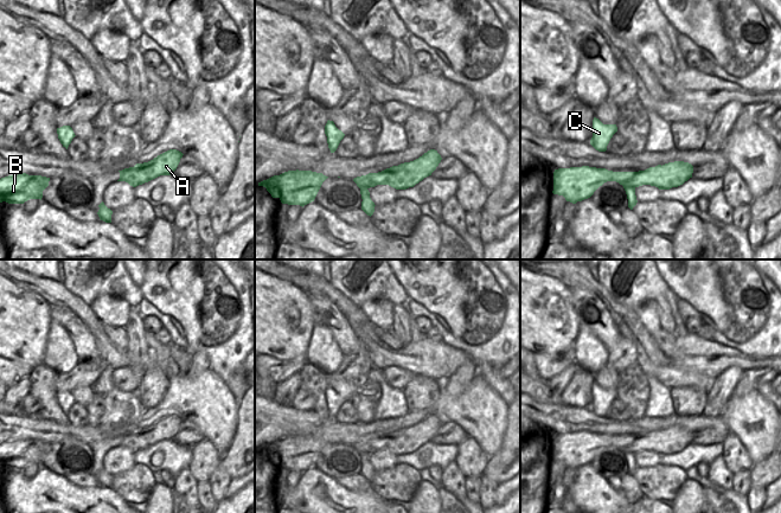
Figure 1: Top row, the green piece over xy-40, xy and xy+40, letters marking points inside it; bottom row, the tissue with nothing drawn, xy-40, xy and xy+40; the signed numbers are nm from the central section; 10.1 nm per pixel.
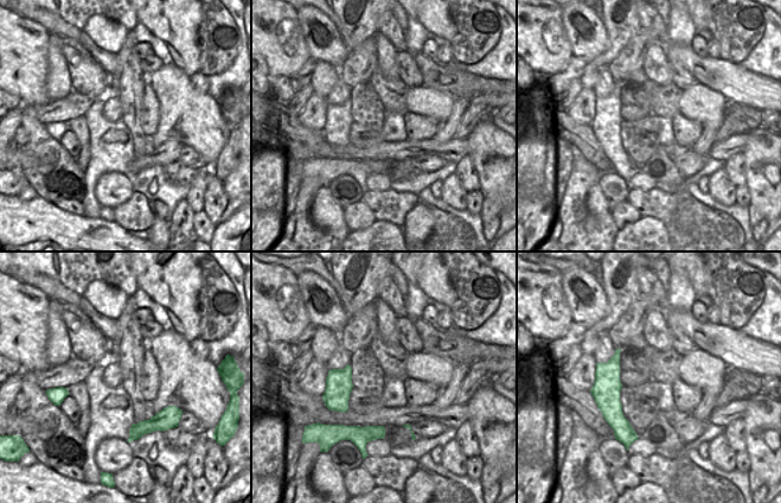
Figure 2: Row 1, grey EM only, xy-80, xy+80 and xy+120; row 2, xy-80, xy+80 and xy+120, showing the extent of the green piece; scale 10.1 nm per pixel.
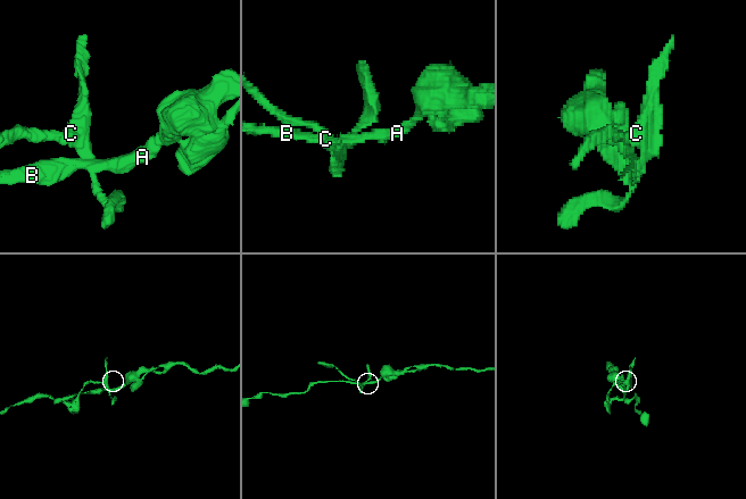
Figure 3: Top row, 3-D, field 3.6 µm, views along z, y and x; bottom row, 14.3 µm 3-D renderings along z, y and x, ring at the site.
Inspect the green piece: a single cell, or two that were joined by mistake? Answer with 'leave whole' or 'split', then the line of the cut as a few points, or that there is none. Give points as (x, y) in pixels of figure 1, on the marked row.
split | xy+40 (616, 180), (634, 187)

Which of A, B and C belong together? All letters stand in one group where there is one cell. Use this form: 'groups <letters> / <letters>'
groups A B / C

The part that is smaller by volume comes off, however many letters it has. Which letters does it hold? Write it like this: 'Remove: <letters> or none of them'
Remove: C

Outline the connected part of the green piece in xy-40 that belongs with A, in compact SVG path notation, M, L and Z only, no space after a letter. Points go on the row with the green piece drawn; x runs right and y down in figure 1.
M169 149L148 162L136 163L134 167L119 171L120 179L117 181L126 181L136 187L160 175L171 175L177 169L183 155L177 149Z

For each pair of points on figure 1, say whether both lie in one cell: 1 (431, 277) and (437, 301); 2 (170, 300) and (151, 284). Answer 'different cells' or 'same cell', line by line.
1: same cell
2: same cell

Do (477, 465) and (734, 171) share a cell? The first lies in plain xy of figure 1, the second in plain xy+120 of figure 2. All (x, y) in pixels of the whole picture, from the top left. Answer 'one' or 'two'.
one

